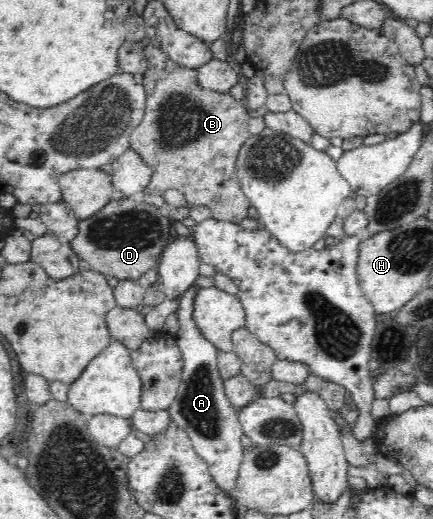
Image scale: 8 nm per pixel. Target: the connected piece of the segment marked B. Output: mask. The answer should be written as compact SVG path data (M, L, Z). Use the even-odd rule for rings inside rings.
M152 43L144 52L148 63L148 71L144 74L146 91L145 114L141 123L133 128L129 135L129 144L151 168L149 181L143 188L146 203L155 206L163 216L170 220L182 221L189 216L193 206L208 207L215 220L237 221L248 218L247 210L251 206L242 190L237 171L239 150L250 138L248 122L250 119L246 102L238 101L230 92L218 92L204 89L198 85L196 69L190 69L174 62L164 51ZM176 189L186 199L184 206L173 206L164 201L164 191Z

